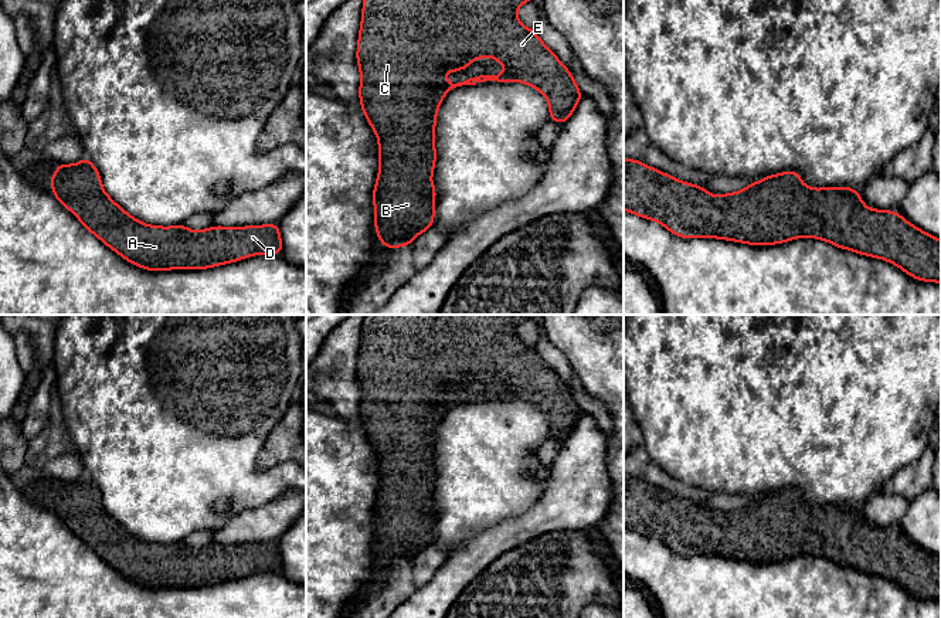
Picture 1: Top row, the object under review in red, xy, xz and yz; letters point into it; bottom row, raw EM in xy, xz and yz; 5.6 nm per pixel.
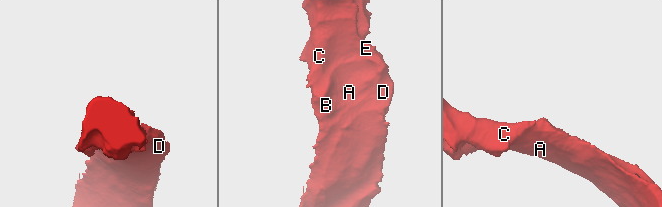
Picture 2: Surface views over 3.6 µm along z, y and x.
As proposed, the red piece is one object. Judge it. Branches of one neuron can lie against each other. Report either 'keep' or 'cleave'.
keep

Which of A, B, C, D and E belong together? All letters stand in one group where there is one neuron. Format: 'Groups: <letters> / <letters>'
Groups: A B C D E

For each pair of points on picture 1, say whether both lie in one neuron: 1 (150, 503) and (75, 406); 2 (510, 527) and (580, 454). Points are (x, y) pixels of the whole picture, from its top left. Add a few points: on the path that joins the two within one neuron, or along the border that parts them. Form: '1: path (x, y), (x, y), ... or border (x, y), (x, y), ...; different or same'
1: path (136, 479), (87, 430); same
2: path (533, 520), (577, 476); same

